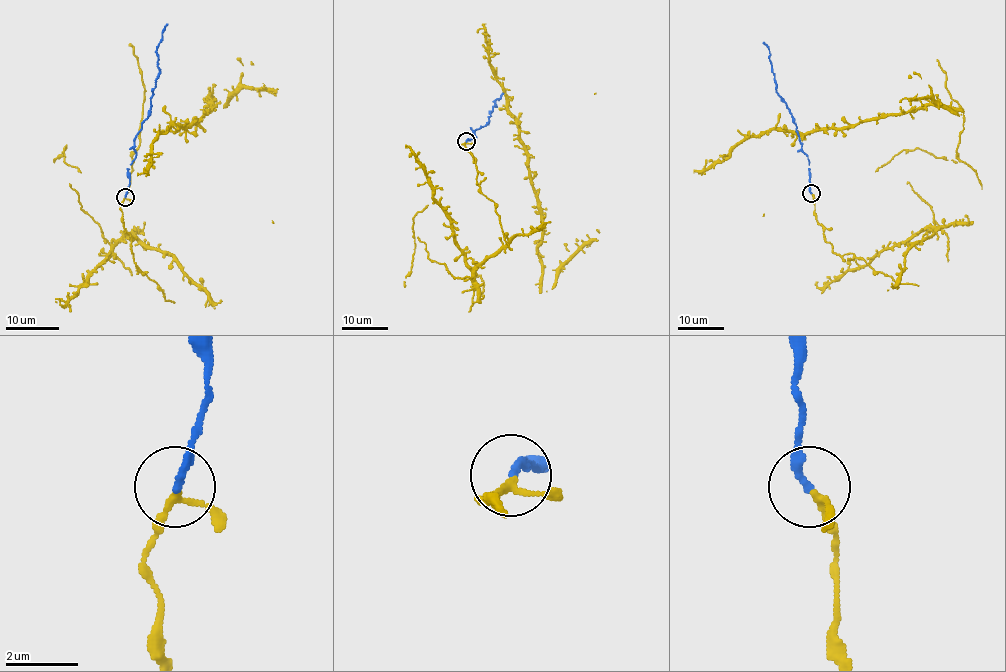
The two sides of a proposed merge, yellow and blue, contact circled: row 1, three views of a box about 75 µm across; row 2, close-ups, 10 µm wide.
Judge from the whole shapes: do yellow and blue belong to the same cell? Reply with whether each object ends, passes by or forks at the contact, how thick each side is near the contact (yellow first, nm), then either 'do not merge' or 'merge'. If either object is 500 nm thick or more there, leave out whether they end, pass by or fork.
yellow passes by | blue ends | 170/240 nm | merge

